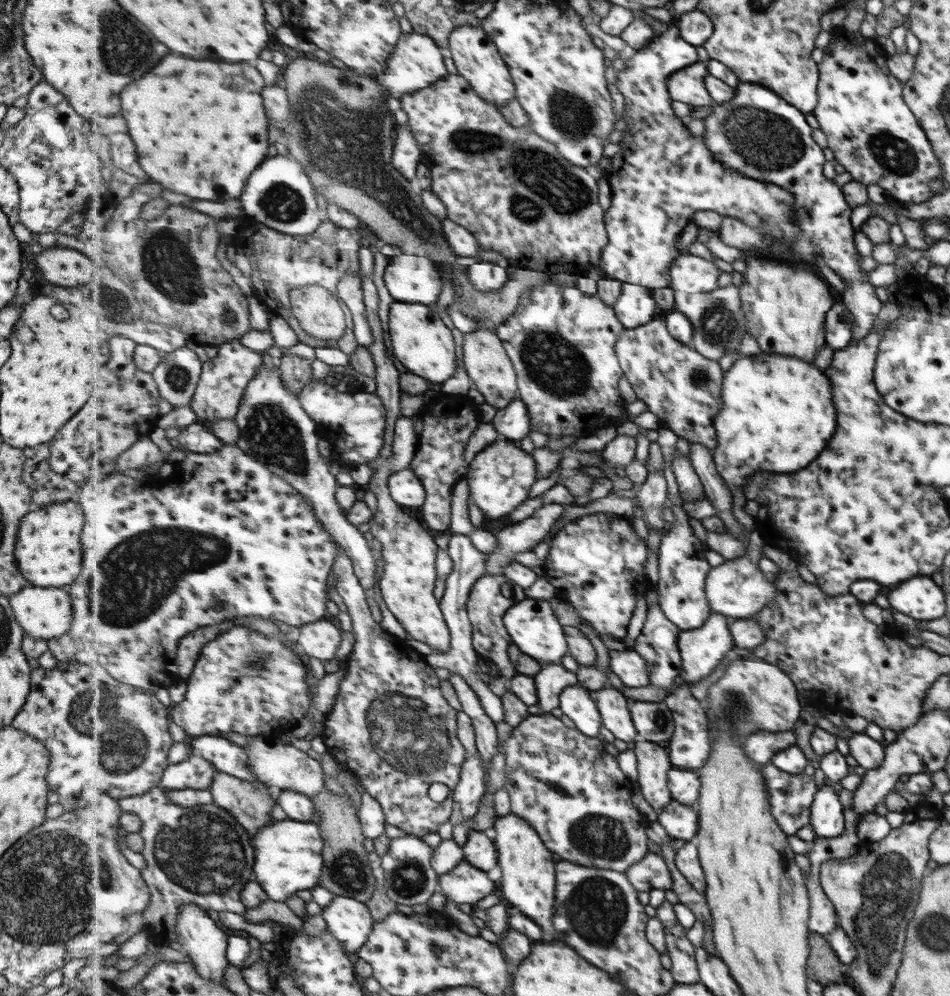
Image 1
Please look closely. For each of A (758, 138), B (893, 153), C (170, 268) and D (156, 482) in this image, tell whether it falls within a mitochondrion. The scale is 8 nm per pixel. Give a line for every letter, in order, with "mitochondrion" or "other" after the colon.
A: mitochondrion
B: mitochondrion
C: mitochondrion
D: other

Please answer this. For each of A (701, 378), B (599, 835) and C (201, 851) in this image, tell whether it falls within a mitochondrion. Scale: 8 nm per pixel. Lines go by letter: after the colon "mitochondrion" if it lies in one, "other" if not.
A: mitochondrion
B: mitochondrion
C: mitochondrion

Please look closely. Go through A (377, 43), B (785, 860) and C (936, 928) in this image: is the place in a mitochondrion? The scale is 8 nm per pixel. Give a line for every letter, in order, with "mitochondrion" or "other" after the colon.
A: other
B: other
C: mitochondrion

